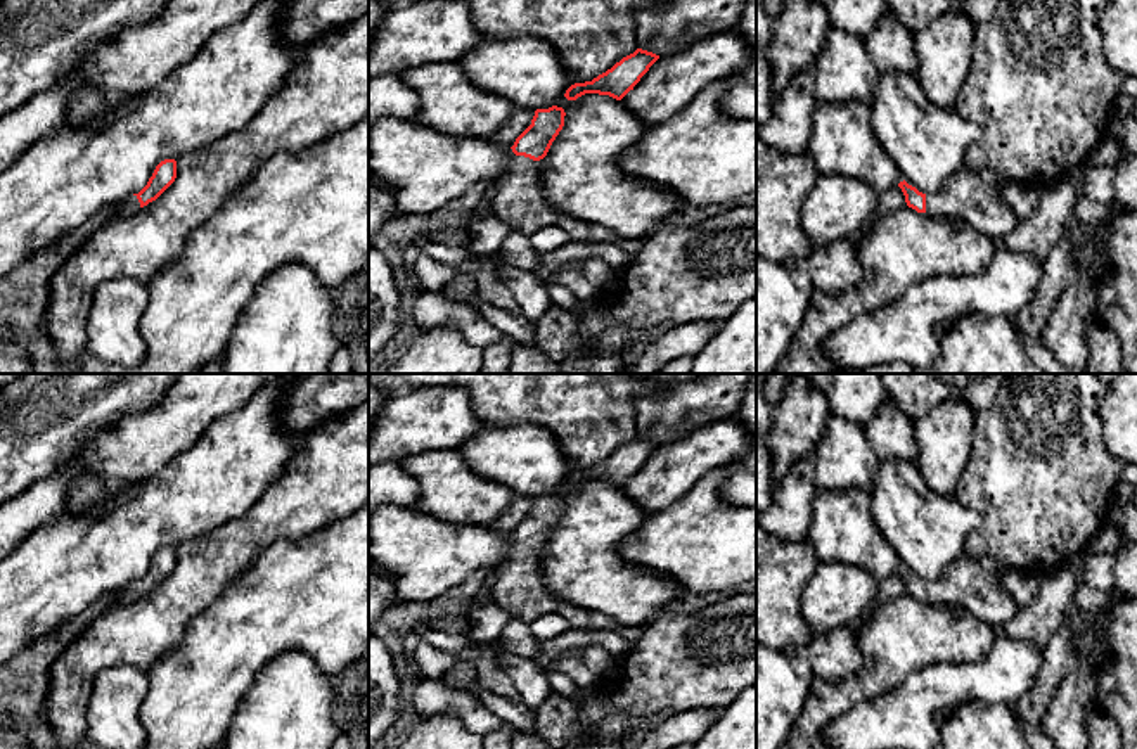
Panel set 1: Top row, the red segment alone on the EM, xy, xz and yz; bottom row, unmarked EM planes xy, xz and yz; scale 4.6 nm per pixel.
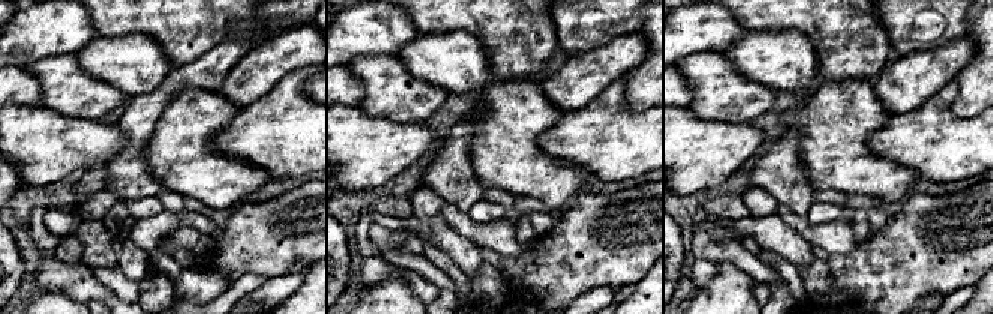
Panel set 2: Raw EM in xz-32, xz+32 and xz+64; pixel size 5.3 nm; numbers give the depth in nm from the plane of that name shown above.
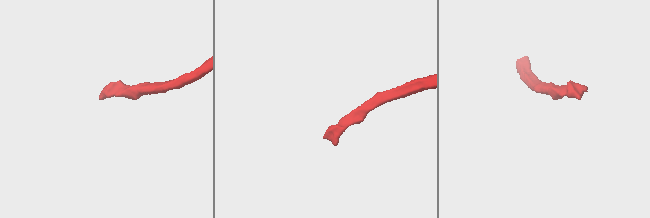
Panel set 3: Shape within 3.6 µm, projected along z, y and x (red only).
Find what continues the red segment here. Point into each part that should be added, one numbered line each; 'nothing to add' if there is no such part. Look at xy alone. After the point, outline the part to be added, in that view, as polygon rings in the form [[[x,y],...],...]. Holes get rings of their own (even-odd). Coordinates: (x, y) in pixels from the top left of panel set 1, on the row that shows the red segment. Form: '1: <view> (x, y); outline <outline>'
1: xy (128, 206); outline [[[130,195],[128,199],[125,199],[119,208],[118,208],[118,216],[128,216],[133,214],[140,209],[140,202],[137,199],[137,195]]]

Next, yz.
1: yz (966, 199); outline [[[969,168],[957,171],[941,190],[926,195],[926,214],[967,225],[992,239],[1005,235],[1021,221],[1000,189],[983,182]]]

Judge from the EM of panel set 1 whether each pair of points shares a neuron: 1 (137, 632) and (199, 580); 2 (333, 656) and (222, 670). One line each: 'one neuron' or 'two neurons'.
1: one neuron
2: one neuron

